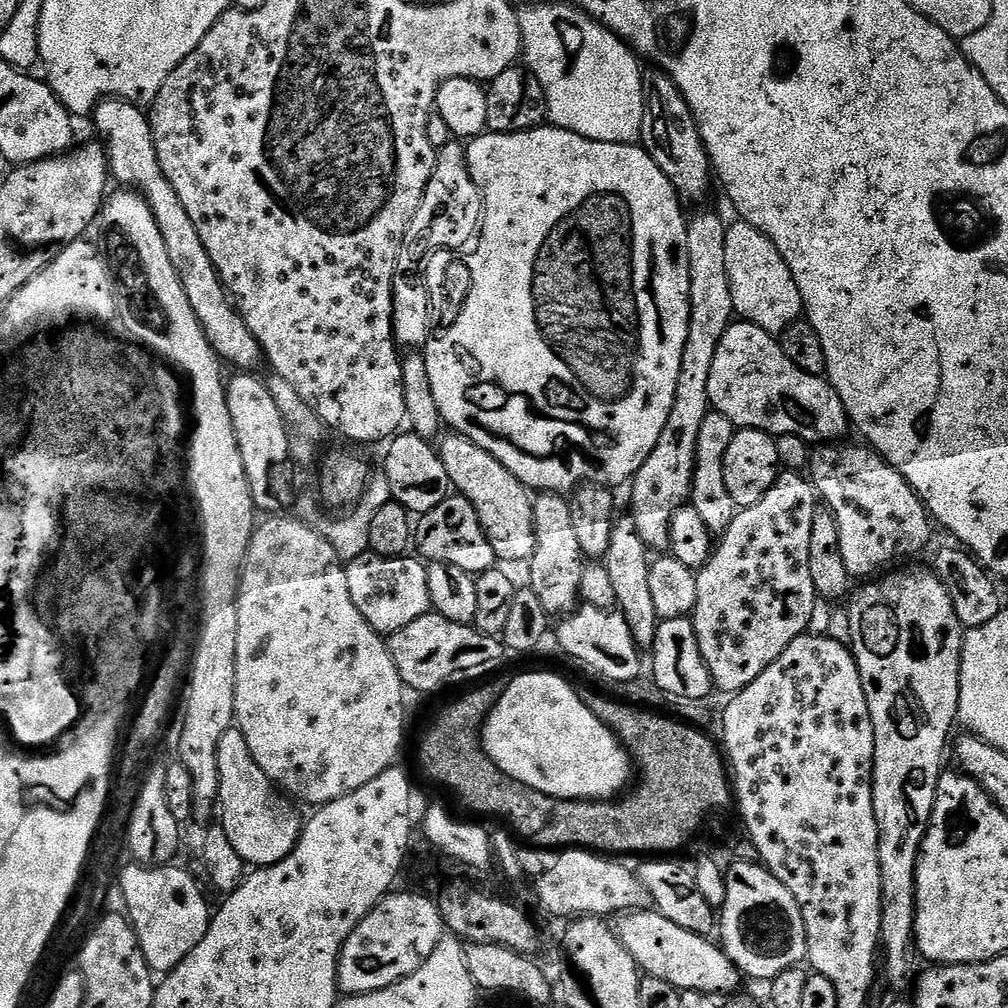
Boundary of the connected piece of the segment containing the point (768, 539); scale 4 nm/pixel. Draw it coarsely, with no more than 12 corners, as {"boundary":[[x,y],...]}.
{"boundary":[[783,471],[695,573],[719,691],[809,631],[818,495]]}

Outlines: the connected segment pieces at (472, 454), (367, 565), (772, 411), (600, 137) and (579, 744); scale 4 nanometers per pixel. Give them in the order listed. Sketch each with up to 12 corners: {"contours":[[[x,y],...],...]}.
{"contours":[[[460,433],[438,451],[497,561],[535,552],[533,493]],[[369,550],[348,562],[350,596],[383,636],[433,607],[421,559]],[[735,321],[710,368],[737,429],[841,441],[845,407],[773,333]],[[568,4],[519,9],[548,120],[598,142],[642,134],[641,61]],[[552,672],[505,685],[481,728],[504,774],[609,801],[634,766]]]}

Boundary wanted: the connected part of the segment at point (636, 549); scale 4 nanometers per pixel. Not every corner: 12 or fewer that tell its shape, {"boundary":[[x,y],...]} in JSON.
{"boundary":[[617,517],[602,563],[637,647],[659,624],[650,552],[635,517]]}

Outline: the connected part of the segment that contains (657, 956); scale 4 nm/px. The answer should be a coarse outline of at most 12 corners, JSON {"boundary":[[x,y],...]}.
{"boundary":[[658,911],[614,924],[644,976],[724,998],[742,973]]}

